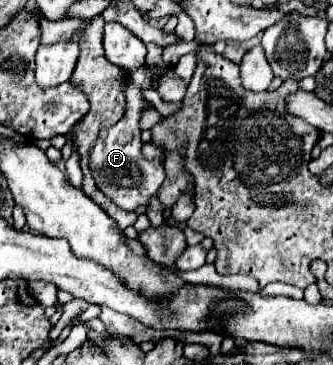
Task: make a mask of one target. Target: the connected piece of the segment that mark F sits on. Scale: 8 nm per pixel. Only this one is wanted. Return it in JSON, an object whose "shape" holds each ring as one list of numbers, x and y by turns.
{"shape":[[132,81,124,85,126,95,126,115,112,127,102,129,98,135,98,141,94,145,94,151,90,153,90,165,96,177,98,189,114,201,124,211,136,211,142,205,148,205,150,199,156,195,158,187,164,181,164,165,156,161,146,161,142,157,142,141,140,141,140,111,146,105,140,87,134,87]]}

